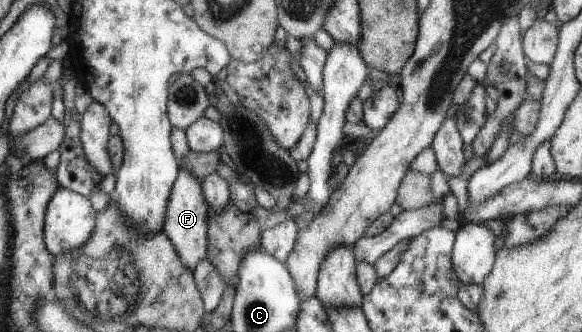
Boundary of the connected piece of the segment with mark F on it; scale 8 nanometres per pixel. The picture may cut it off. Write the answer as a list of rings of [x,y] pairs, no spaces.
[[[182,168],[170,189],[169,203],[167,204],[166,220],[162,226],[162,231],[173,242],[174,248],[178,250],[179,257],[183,264],[191,271],[195,264],[206,257],[207,230],[208,230],[208,212],[206,198],[202,190],[201,178],[189,172],[187,168]]]

